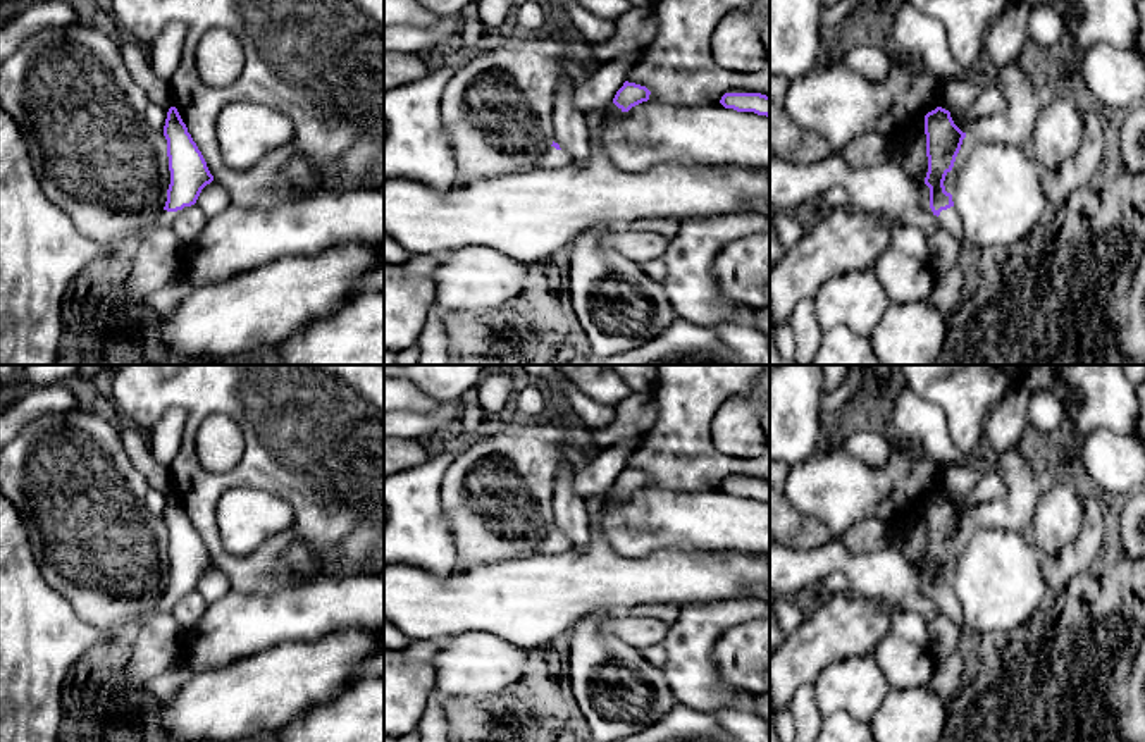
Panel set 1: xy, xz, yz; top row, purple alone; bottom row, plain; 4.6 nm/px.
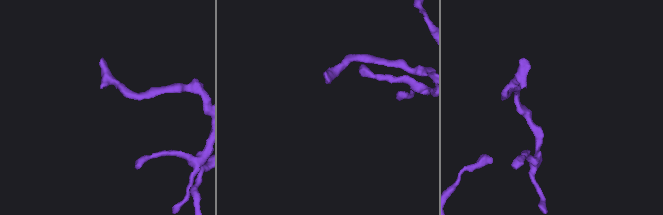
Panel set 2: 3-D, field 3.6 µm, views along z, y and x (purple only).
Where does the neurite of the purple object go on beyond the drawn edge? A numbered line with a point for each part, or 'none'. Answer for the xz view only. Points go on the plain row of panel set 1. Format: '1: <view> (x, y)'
1: xz (551, 544)

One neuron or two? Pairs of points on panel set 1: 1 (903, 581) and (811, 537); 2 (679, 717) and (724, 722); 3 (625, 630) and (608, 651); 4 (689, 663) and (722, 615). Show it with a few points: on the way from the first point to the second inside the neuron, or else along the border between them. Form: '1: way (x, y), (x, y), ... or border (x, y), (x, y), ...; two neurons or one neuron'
1: border (832, 537), (813, 548), (787, 548); two neurons
2: way (689, 722), (713, 722); one neuron
3: border (601, 624), (603, 632), (622, 639), (639, 651); two neurons
4: way (689, 651), (710, 627); one neuron

